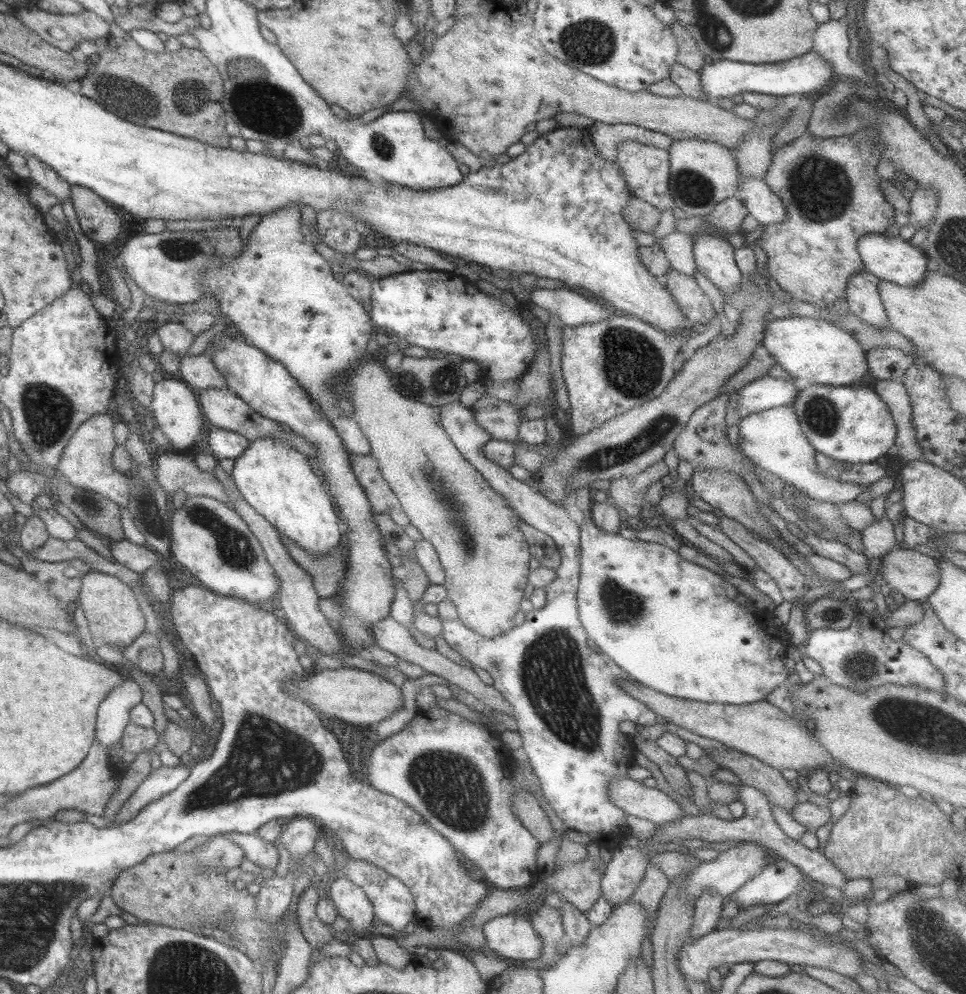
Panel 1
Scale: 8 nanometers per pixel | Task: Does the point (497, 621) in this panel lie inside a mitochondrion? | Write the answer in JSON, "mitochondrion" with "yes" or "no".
{"mitochondrion":"no"}

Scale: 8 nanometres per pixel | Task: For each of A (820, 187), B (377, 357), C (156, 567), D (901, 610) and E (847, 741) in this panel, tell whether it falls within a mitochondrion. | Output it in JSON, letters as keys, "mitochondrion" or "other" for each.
{"A":"mitochondrion","B":"other","C":"other","D":"other","E":"other"}

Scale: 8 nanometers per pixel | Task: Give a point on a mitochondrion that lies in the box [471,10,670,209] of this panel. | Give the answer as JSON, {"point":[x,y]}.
{"point":[589,42]}

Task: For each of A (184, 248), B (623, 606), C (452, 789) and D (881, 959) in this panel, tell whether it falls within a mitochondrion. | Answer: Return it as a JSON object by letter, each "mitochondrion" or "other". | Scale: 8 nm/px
{"A":"mitochondrion","B":"mitochondrion","C":"mitochondrion","D":"other"}

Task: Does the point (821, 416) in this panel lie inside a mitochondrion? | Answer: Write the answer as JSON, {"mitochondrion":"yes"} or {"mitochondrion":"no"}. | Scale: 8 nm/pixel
{"mitochondrion":"yes"}

